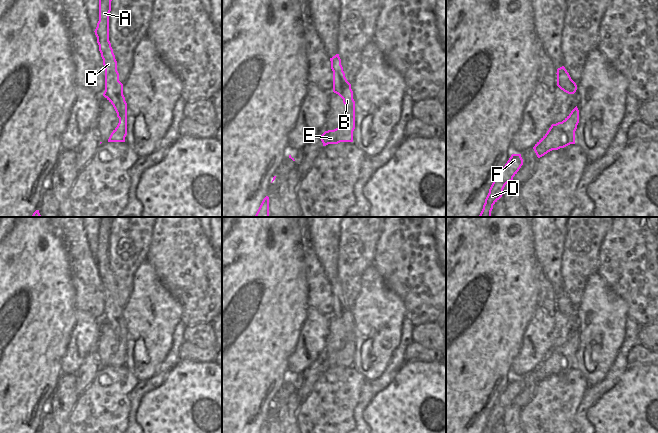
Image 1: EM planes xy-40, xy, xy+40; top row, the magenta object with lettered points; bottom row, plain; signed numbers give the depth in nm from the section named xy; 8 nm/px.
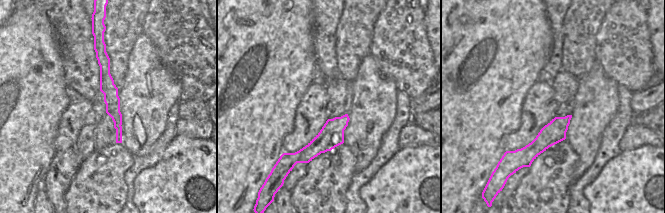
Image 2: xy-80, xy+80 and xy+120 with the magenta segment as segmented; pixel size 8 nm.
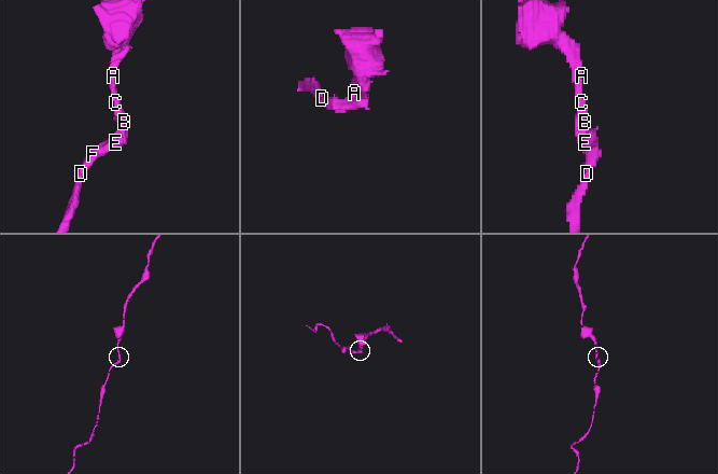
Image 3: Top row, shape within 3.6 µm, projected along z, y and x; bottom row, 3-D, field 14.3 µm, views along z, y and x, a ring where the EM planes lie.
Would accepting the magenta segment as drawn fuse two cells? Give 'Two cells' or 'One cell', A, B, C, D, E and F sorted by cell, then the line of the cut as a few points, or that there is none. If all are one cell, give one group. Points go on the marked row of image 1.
One cell. Groups: A B C D E F. No split

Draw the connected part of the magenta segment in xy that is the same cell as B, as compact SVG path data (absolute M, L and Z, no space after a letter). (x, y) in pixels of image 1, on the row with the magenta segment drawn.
M339 54L330 58L330 61L333 71L333 92L343 99L346 118L338 128L325 131L321 135L323 146L340 142L353 142L353 131L355 129L355 101L351 84L345 77Z

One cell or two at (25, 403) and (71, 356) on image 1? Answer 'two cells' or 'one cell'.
two cells

